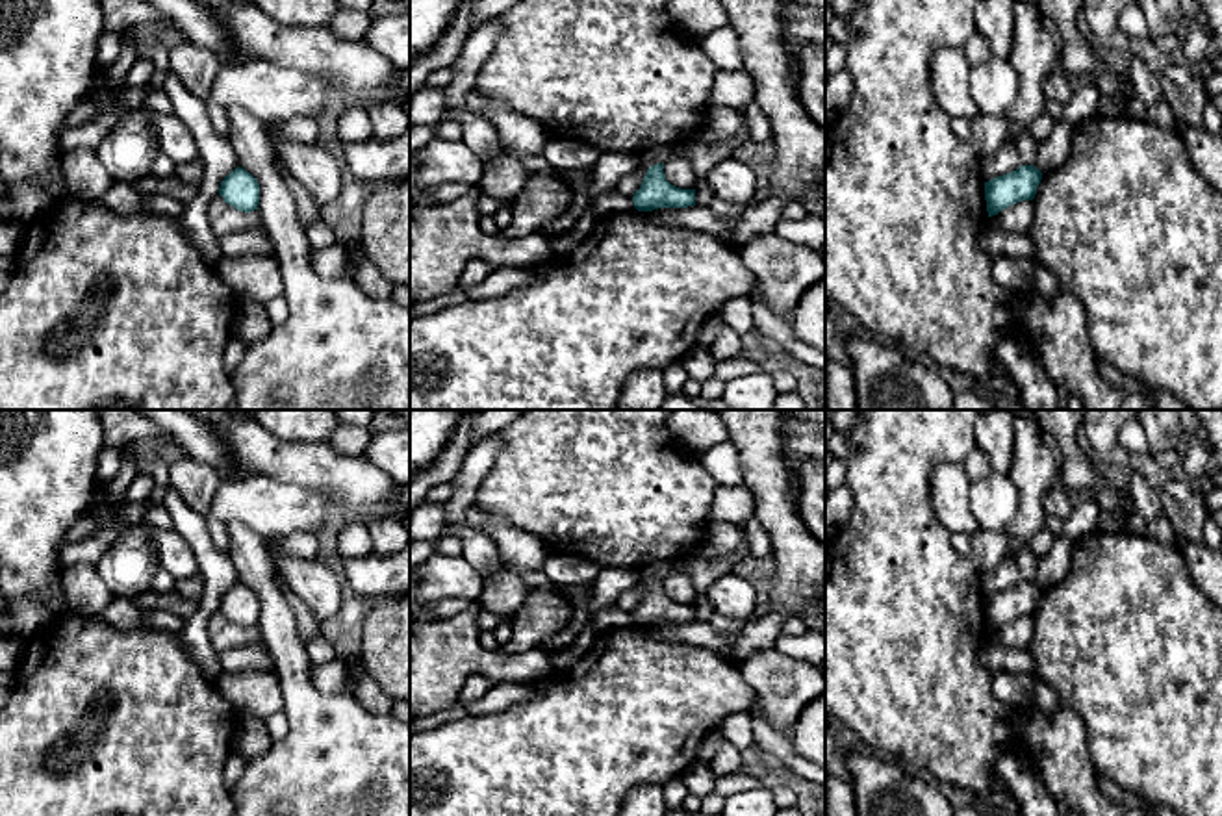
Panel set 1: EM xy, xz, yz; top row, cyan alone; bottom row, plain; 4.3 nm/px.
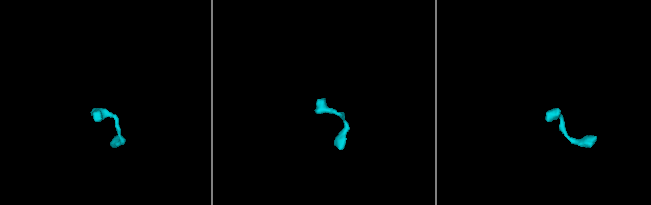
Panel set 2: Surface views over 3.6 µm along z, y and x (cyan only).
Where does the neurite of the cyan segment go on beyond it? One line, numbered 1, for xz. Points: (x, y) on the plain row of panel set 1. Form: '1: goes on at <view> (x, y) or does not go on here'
1: does not go on here

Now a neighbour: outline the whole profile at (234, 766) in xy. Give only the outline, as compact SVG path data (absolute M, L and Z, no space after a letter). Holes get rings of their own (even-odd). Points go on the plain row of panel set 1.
M232 753L224 764L224 783L232 792L239 777L243 775L247 760Z

